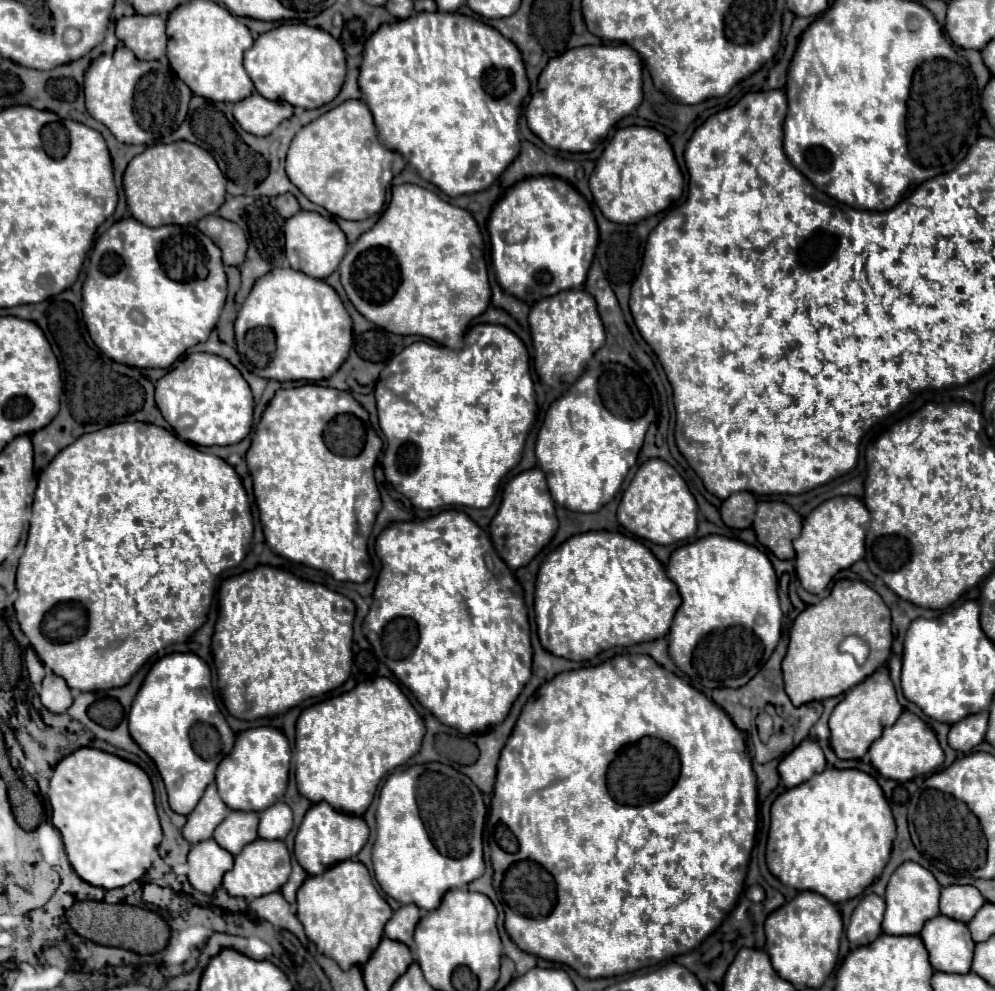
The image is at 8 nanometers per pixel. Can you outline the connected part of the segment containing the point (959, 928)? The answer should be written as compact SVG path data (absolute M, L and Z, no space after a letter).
M935 916L925 922L921 940L929 952L929 962L941 972L969 972L975 942L967 924L949 916Z

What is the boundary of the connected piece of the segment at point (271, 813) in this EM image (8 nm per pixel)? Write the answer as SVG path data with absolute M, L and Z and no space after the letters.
M275 802L273 806L259 812L259 838L283 840L293 826L293 812L285 802Z

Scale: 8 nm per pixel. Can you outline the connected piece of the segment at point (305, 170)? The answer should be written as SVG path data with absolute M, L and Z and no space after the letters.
M345 100L317 120L305 124L287 152L289 180L329 214L345 220L365 220L383 208L385 188L405 167L398 152L383 148L377 140L373 116L365 102Z

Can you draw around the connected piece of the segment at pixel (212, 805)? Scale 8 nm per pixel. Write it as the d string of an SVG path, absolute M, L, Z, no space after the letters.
M209 784L195 810L187 816L187 824L183 826L183 838L191 844L211 838L217 824L221 824L221 820L227 816L227 810L229 808L225 806L225 802L217 796L215 784Z

